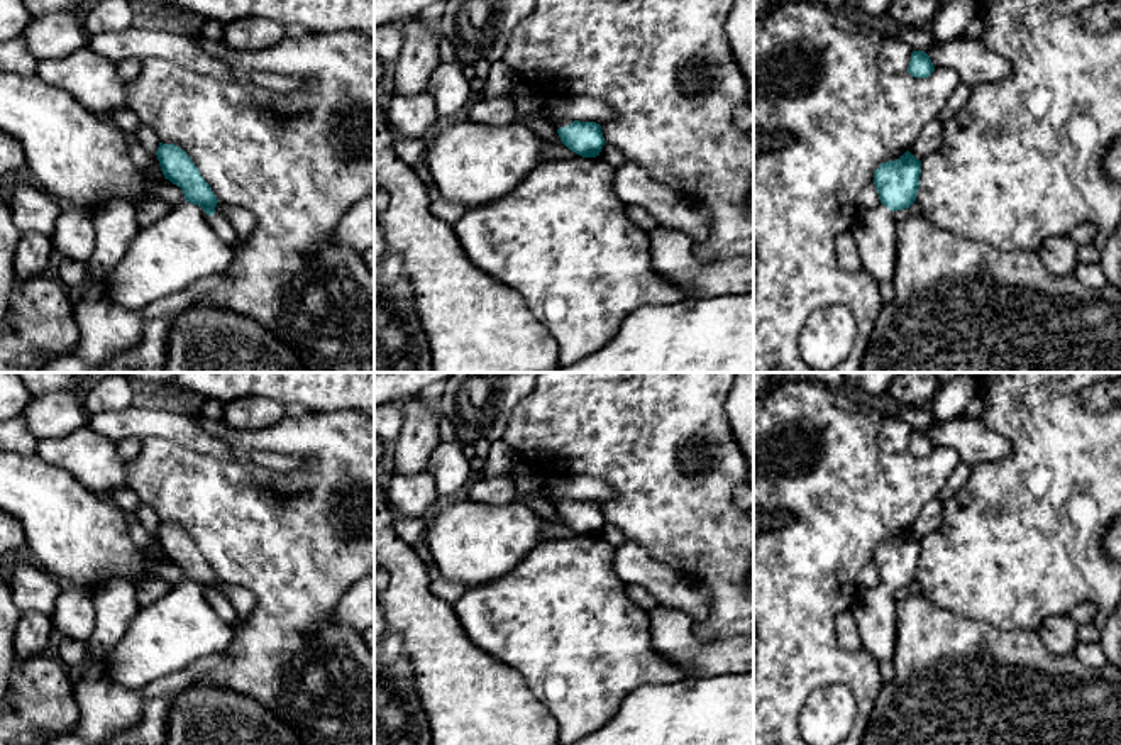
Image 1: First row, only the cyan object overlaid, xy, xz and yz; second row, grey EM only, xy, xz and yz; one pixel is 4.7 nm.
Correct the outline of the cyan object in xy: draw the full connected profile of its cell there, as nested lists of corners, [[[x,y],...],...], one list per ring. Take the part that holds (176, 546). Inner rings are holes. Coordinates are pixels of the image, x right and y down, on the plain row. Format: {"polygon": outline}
{"polygon": [[[159,522],[156,535],[164,557],[183,569],[185,579],[173,586],[164,598],[139,608],[122,642],[112,650],[107,679],[127,689],[146,687],[164,676],[186,669],[202,657],[217,655],[234,638],[234,625],[225,623],[210,604],[208,596],[215,593],[218,579],[191,537],[181,527],[163,522]]]}

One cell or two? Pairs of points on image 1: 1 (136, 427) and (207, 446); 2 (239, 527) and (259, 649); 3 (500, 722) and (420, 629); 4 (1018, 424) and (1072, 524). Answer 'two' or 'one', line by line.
1: one
2: one
3: one
4: one

